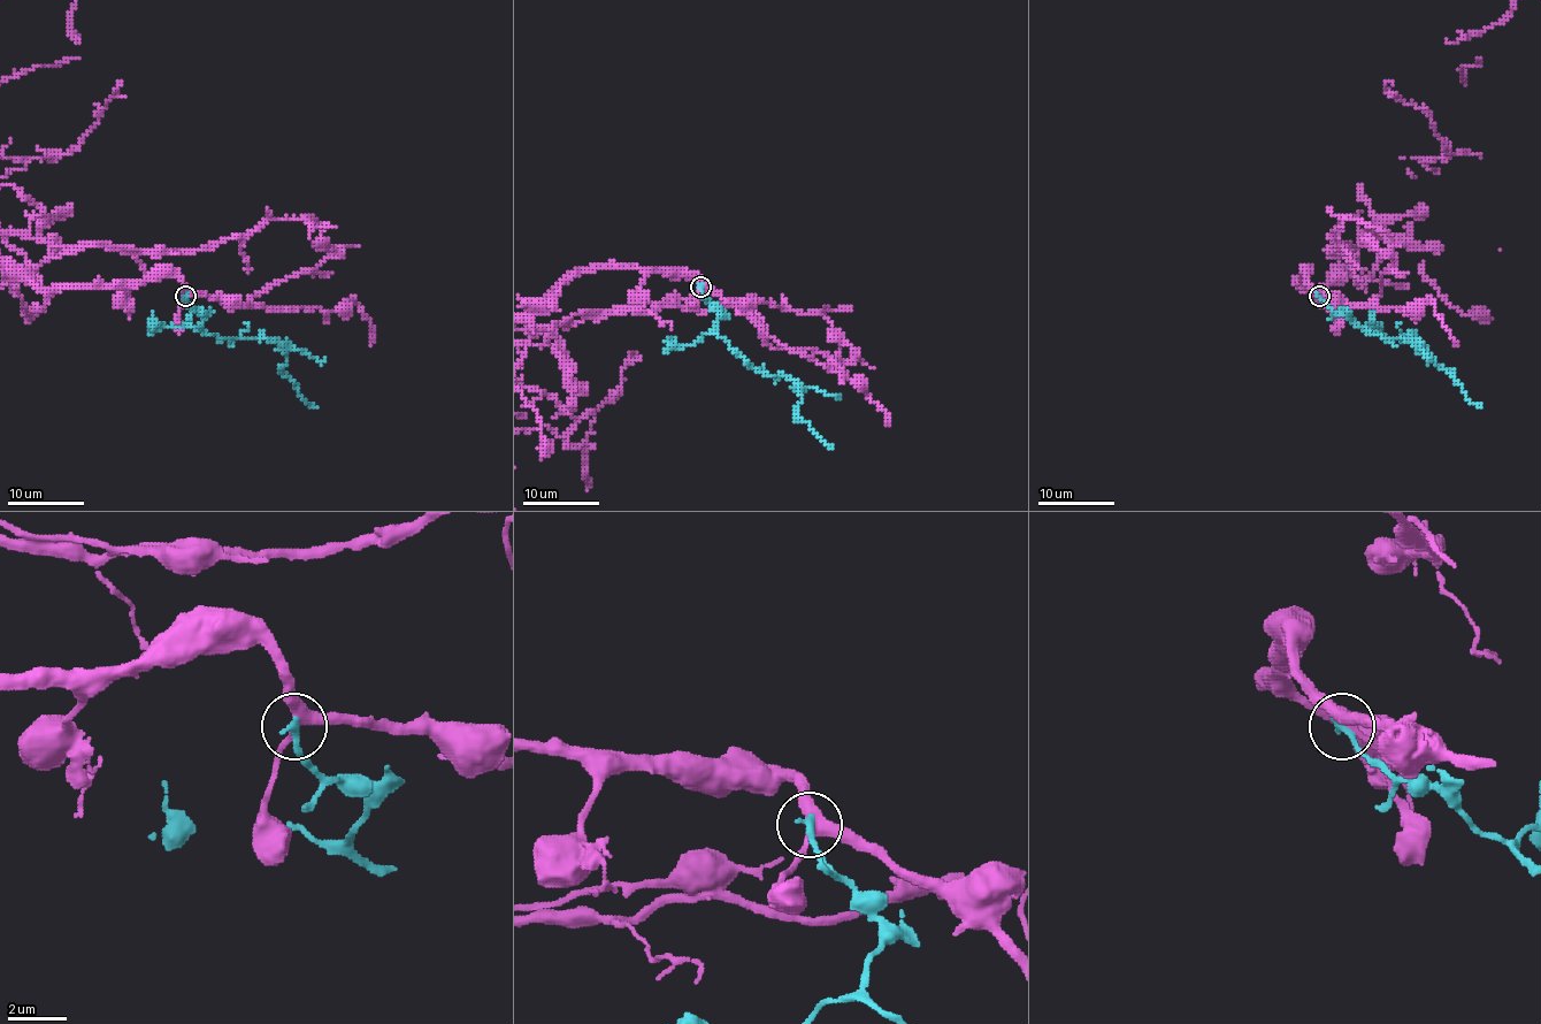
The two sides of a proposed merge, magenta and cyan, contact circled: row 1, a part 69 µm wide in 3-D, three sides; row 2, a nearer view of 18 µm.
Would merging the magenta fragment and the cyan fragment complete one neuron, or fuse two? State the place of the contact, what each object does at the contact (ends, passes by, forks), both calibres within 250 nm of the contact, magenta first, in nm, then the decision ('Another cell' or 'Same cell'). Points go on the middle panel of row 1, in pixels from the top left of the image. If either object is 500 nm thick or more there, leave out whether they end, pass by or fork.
Place: (700, 287). At the ring magenta forks. At the ring cyan ends. Thickness 360 nm (magenta) against 280 nm. Another cell

